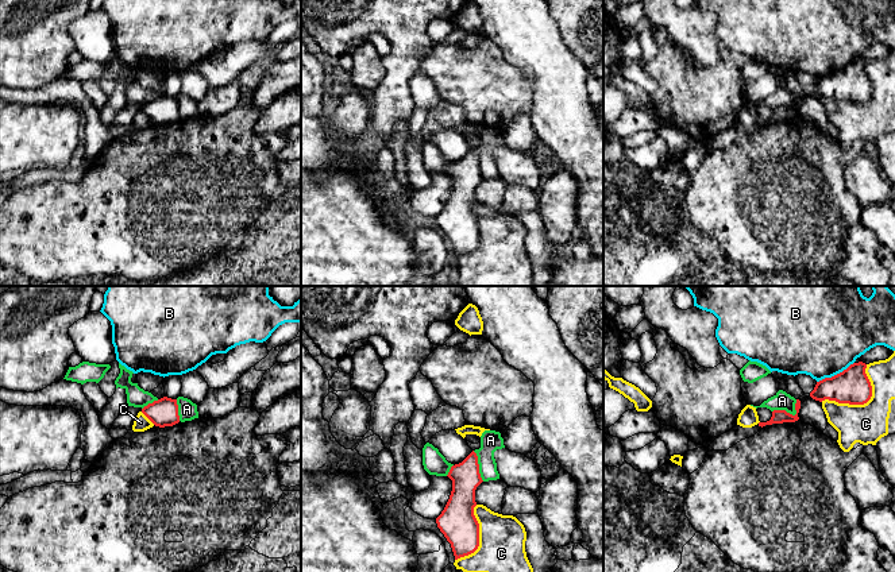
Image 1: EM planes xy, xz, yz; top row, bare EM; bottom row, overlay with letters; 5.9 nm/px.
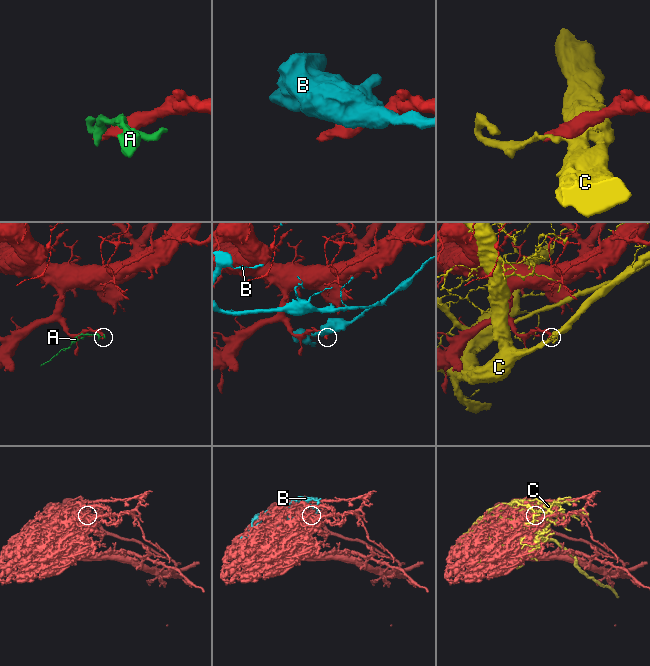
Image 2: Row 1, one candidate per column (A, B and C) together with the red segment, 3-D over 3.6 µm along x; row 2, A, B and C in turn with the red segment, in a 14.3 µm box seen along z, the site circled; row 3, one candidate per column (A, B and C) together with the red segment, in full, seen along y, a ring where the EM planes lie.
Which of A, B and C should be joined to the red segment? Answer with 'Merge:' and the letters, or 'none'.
Merge: none

